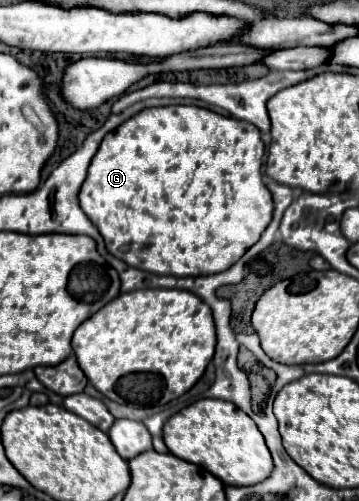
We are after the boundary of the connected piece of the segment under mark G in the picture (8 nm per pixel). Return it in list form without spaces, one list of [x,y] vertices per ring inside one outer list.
[[[162,106],[162,108],[146,108],[126,120],[116,130],[108,132],[102,140],[96,156],[92,158],[92,164],[88,168],[88,178],[82,184],[80,190],[80,206],[86,212],[86,216],[92,220],[92,224],[100,230],[106,248],[110,254],[120,258],[122,262],[154,272],[154,274],[168,274],[168,276],[202,276],[202,274],[218,274],[228,270],[232,264],[236,264],[244,252],[254,246],[260,240],[262,230],[270,224],[274,214],[274,202],[270,198],[270,190],[262,182],[262,156],[264,156],[264,142],[260,138],[260,130],[250,126],[250,122],[236,120],[232,116],[222,116],[206,108],[198,106]]]

